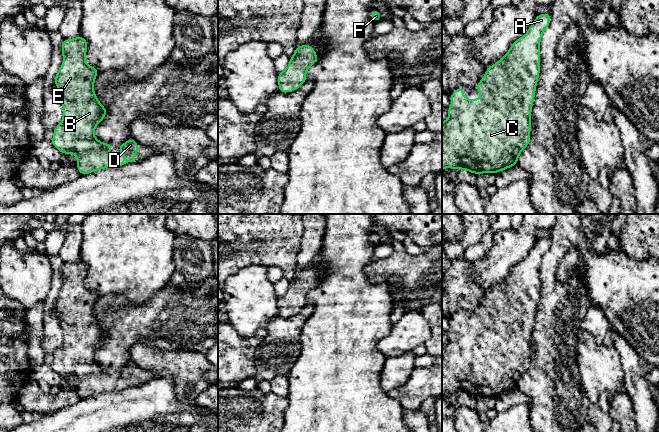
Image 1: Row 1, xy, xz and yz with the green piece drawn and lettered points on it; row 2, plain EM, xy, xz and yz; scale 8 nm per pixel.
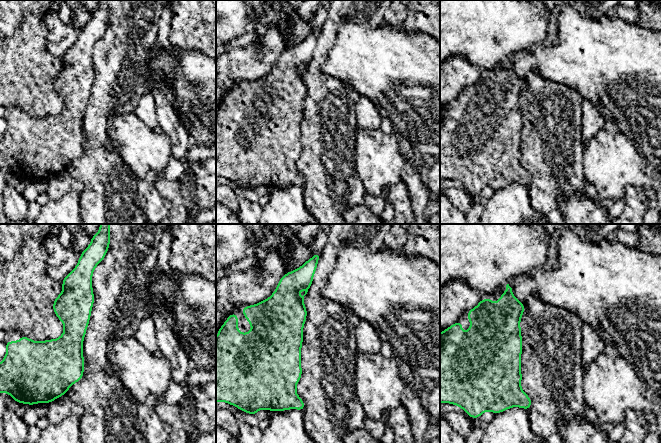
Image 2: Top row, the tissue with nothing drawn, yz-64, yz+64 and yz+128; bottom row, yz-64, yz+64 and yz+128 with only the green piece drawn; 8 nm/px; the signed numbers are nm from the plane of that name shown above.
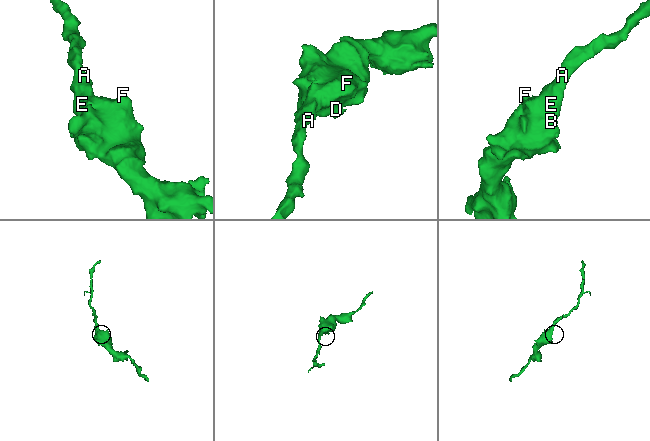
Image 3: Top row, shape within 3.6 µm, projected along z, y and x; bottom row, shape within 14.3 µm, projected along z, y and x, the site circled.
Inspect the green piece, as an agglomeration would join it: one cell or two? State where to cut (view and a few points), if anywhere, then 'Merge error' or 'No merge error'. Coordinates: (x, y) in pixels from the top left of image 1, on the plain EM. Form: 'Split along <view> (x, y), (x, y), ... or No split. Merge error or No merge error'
No split. No merge error

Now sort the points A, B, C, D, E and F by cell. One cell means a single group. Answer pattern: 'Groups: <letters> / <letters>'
Groups: A B C D E F

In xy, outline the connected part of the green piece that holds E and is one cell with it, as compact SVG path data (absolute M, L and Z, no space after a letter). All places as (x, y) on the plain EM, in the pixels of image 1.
M81 259L73 263L64 263L61 268L63 288L54 303L63 330L63 343L53 354L51 368L62 379L72 377L76 380L78 385L76 391L80 399L101 393L117 392L109 387L112 369L102 367L94 359L95 351L103 345L108 335L95 319L94 306L100 296L85 286L87 273L88 266Z

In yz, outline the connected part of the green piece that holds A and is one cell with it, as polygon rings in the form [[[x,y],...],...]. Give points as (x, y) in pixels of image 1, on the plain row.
[[[543,237],[536,239],[534,246],[531,248],[527,256],[515,264],[509,275],[504,279],[503,282],[497,285],[496,288],[489,290],[485,295],[483,302],[476,309],[476,314],[481,318],[480,323],[465,323],[464,322],[464,313],[462,310],[455,313],[455,315],[449,319],[450,327],[452,326],[453,330],[446,331],[449,337],[449,342],[442,346],[442,395],[444,392],[448,391],[450,393],[462,393],[474,398],[484,398],[484,397],[499,397],[505,393],[513,391],[518,388],[518,381],[520,377],[529,369],[531,360],[531,336],[532,330],[535,322],[536,310],[538,307],[538,301],[540,299],[540,265],[542,262],[543,256],[548,252],[551,246],[551,237]]]

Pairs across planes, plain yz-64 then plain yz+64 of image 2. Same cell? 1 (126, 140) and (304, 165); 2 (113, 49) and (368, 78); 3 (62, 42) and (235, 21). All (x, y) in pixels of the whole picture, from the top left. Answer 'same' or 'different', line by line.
1: different
2: different
3: different

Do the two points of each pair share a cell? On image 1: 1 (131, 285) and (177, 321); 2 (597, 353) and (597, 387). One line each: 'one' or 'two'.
1: two
2: one

